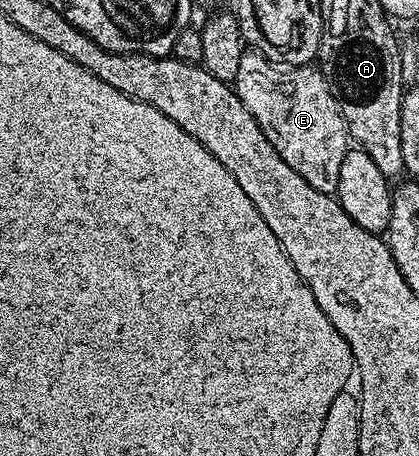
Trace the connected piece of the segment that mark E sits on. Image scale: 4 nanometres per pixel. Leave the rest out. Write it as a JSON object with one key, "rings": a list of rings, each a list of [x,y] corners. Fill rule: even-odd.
{"rings":[[[249,49],[239,63],[233,86],[279,157],[315,190],[329,196],[336,194],[340,166],[351,147],[351,138],[338,101],[331,95],[320,68],[313,65],[281,68]]]}

